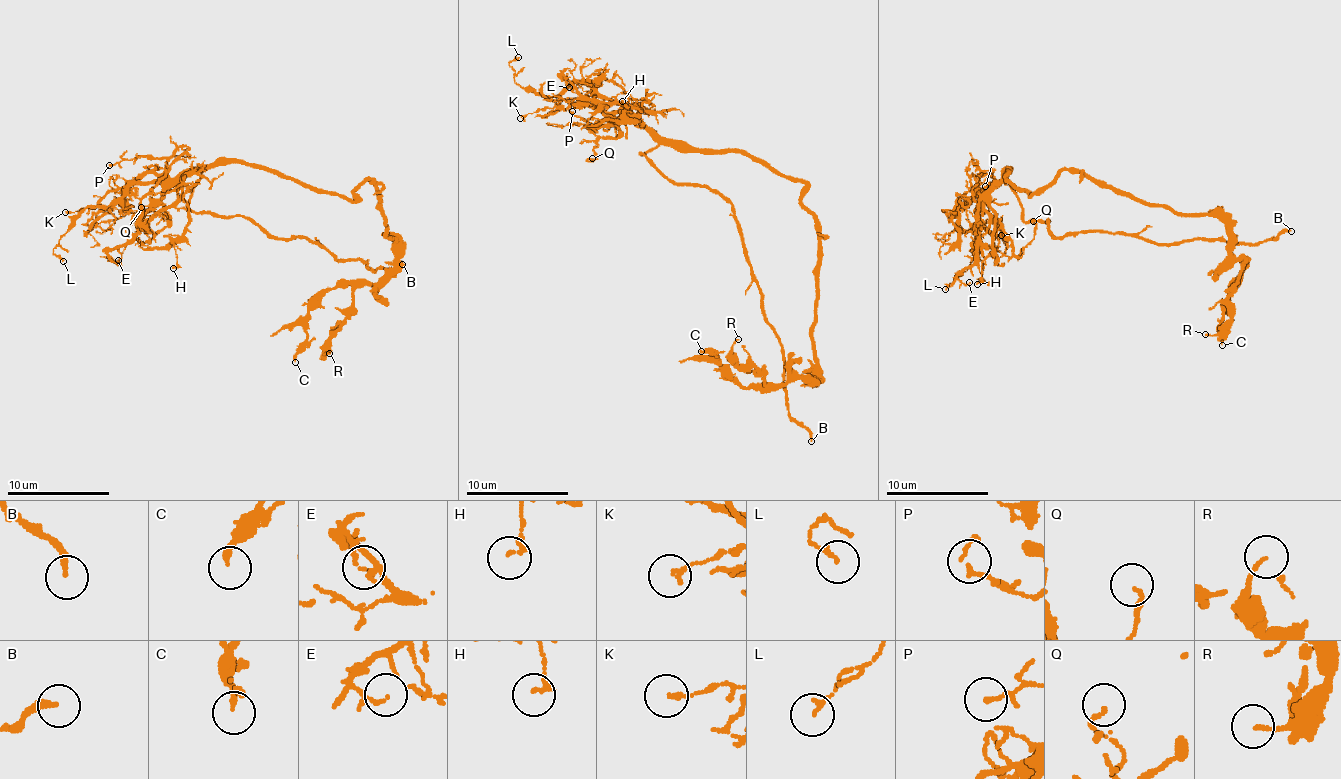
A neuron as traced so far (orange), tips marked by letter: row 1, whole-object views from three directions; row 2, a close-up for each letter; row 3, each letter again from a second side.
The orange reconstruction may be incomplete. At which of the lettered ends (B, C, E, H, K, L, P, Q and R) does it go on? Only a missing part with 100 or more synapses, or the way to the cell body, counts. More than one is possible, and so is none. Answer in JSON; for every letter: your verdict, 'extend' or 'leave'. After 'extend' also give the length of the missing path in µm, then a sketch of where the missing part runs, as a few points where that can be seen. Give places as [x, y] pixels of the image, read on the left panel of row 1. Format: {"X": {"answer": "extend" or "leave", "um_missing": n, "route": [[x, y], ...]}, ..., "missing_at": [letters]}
{"B": {"answer": "extend", "um_missing": 30}, "C": {"answer": "leave"}, "E": {"answer": "leave"}, "H": {"answer": "leave"}, "K": {"answer": "leave"}, "L": {"answer": "leave"}, "P": {"answer": "leave"}, "Q": {"answer": "leave"}, "R": {"answer": "leave"}, "missing_at": ["B"]}

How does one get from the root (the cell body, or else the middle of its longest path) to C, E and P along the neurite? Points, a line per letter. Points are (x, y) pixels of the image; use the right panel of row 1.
C: (1008, 176), (1041, 194), (1075, 170), (1143, 202), (1217, 216), (1231, 253), (1248, 265), (1228, 295), (1222, 345)
E: (1008, 176), (1011, 173), (1007, 169), (1008, 174), (979, 202), (977, 258), (957, 278), (967, 285), (969, 282)
P: (1008, 176), (1007, 169), (1007, 177), (982, 193), (978, 176), (989, 173), (996, 179), (985, 186)

